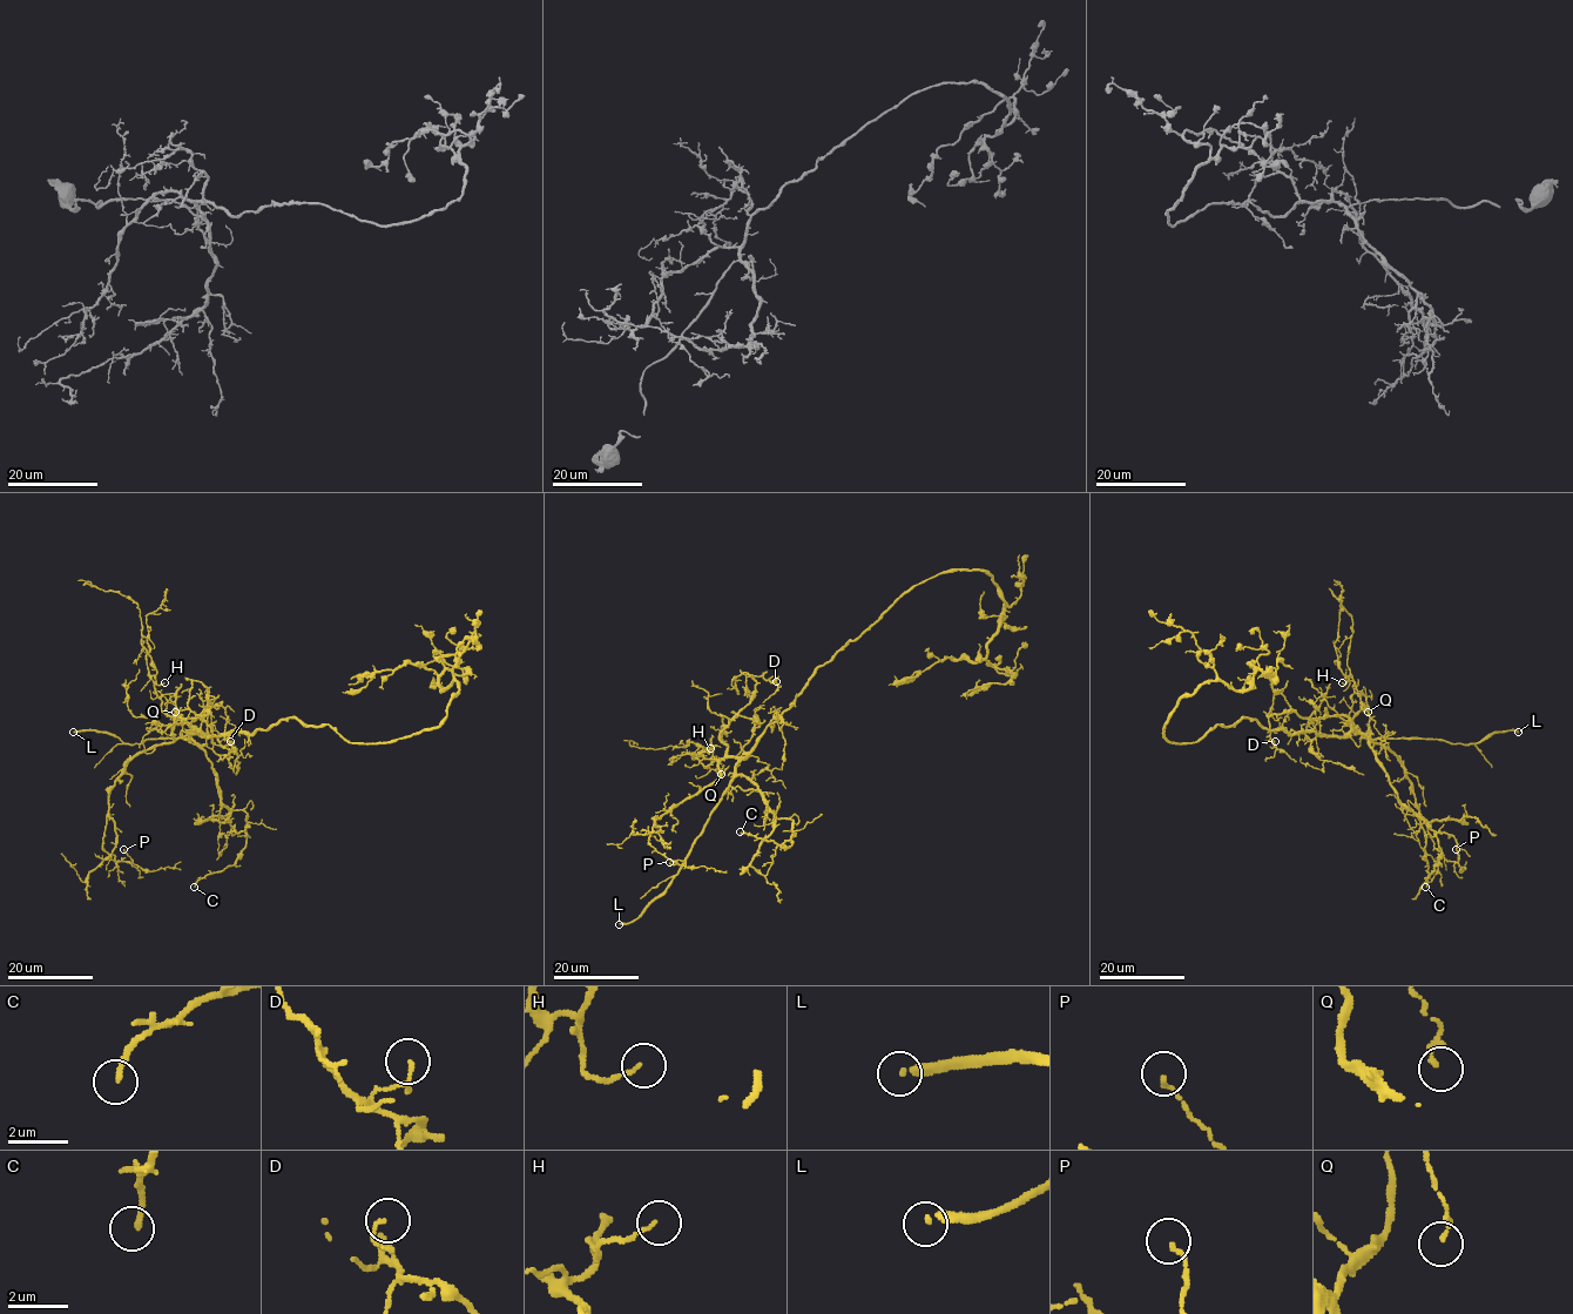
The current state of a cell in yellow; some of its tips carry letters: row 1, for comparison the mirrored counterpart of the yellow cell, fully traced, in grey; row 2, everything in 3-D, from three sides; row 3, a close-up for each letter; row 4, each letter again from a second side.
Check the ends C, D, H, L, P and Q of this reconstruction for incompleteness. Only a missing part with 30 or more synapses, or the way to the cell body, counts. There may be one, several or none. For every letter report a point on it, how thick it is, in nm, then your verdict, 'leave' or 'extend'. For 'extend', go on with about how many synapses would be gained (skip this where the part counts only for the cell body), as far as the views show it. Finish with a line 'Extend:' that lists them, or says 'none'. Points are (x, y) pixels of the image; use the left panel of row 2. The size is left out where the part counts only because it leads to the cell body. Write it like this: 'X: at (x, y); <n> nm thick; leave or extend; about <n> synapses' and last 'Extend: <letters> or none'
C: at (194, 887); 180 nm thick; leave
D: at (230, 741); 80 nm thick; leave
H: at (164, 682); 100 nm thick; leave
L: at (73, 732); 220 nm thick; extend
P: at (123, 849); 130 nm thick; leave
Q: at (175, 712); 150 nm thick; leave
Extend: L

